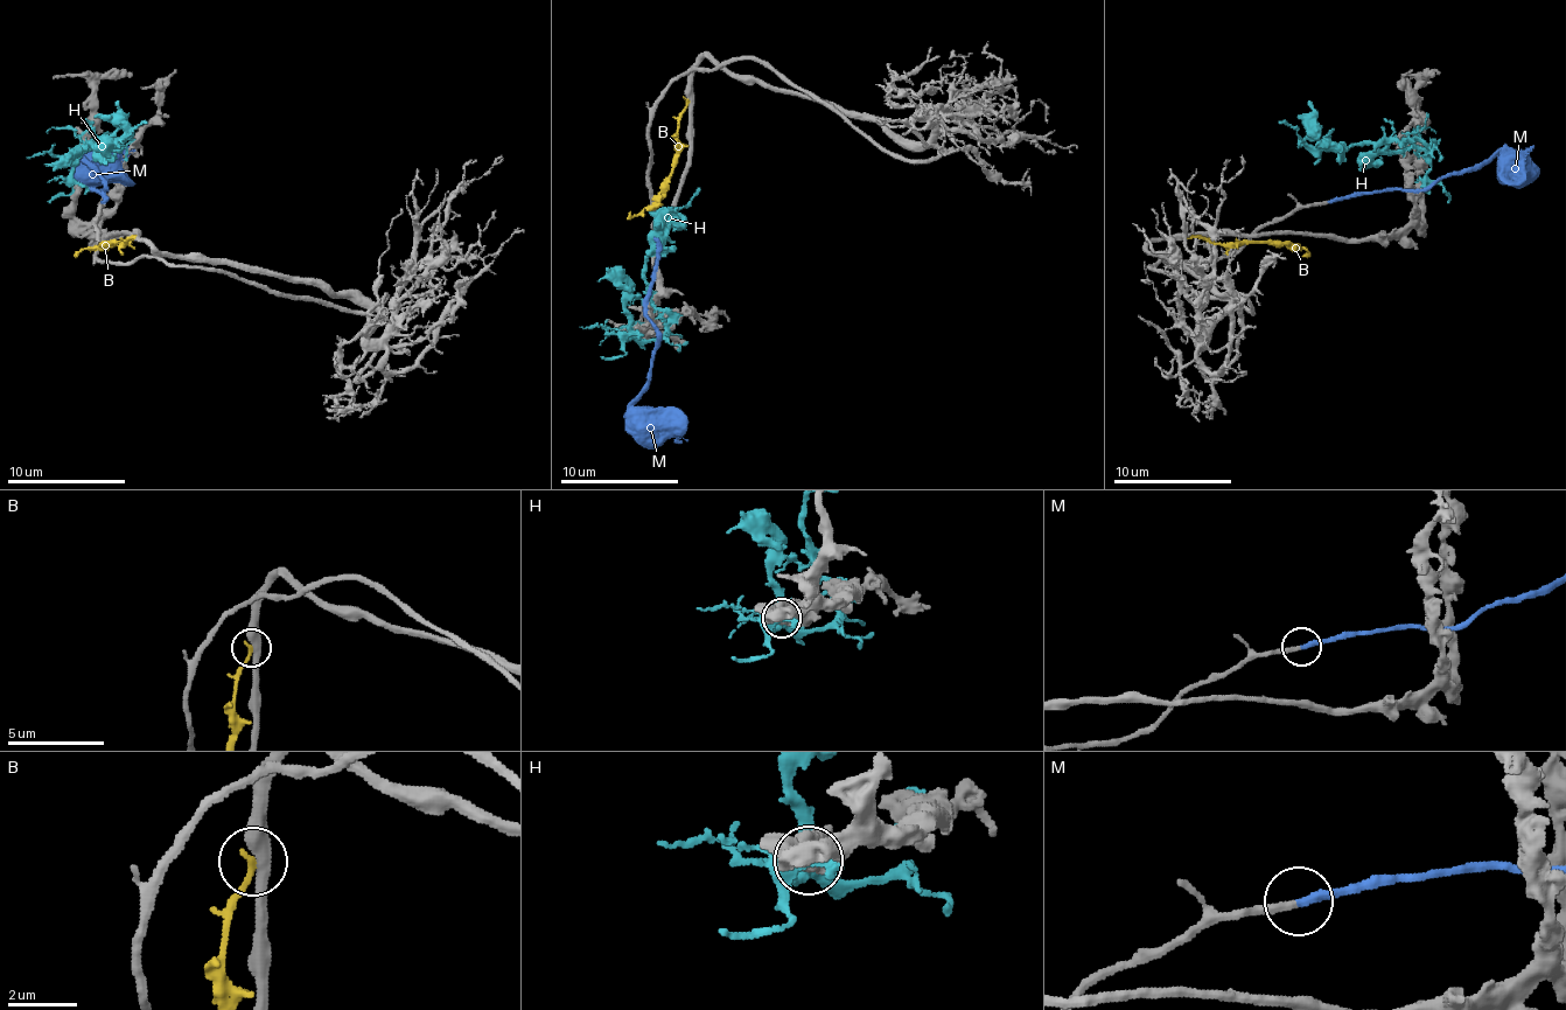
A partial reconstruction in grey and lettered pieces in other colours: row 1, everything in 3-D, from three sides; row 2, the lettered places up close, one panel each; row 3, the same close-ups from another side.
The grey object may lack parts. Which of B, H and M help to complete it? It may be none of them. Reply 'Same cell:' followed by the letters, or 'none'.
Same cell: M

